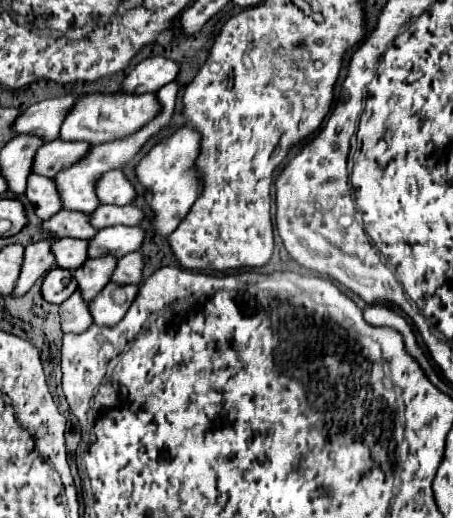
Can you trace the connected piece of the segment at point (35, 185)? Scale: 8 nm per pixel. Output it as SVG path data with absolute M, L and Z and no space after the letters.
M36 173L30 175L26 197L34 205L36 215L44 221L54 217L58 211L62 211L62 199L58 195L56 181L50 177L42 177Z

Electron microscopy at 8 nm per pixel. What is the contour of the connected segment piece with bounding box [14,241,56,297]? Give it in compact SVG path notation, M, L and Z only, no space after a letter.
M38 241L26 247L24 251L24 265L22 265L22 275L16 283L14 297L24 295L44 273L48 273L54 265L54 255L52 255L52 241Z

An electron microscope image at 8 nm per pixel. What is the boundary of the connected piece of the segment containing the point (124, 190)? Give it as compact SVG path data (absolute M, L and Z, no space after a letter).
M110 171L98 181L98 197L110 205L130 205L136 199L136 189L122 171Z

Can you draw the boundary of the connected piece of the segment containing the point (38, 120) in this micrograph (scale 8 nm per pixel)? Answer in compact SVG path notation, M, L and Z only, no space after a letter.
M62 95L56 99L46 99L42 103L36 103L28 107L24 115L18 117L18 123L14 123L14 131L18 131L18 135L28 133L54 141L58 139L60 127L78 99L80 95Z

